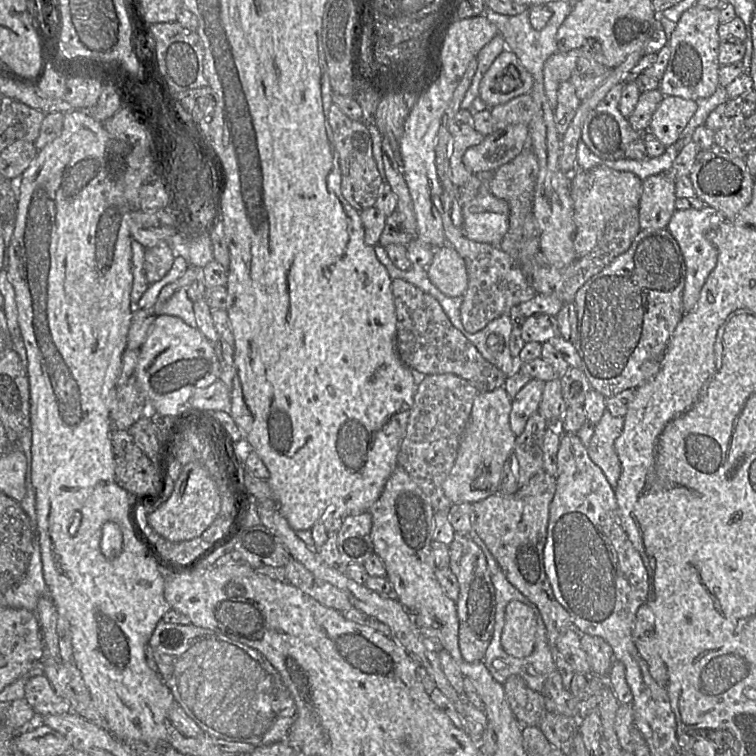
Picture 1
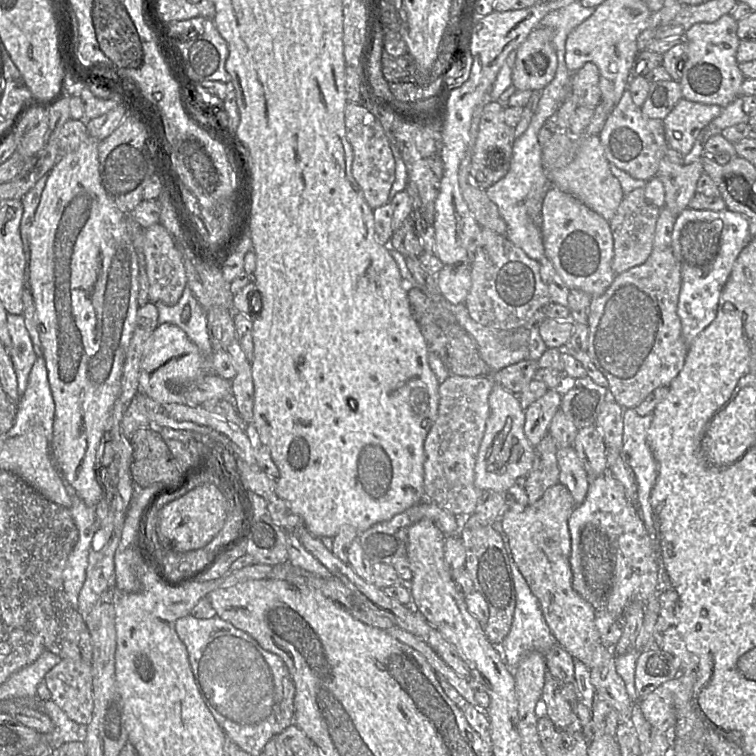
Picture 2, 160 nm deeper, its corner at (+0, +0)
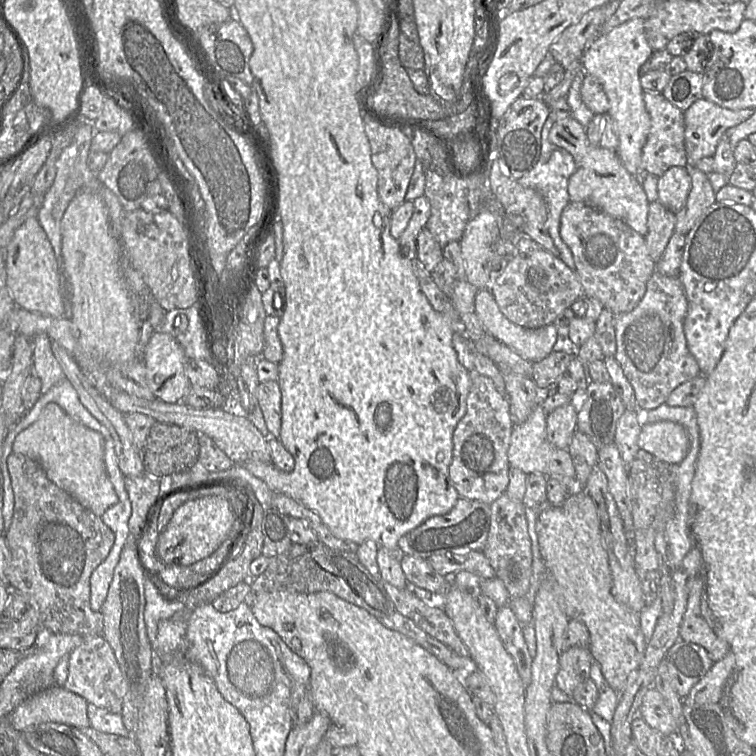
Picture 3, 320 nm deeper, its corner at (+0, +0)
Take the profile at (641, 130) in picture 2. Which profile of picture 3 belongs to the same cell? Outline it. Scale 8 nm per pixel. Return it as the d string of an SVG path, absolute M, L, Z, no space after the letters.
M644 91L643 99L650 115L651 126L642 149L642 167L646 174L659 178L671 167L687 166L684 114L682 110L667 100L662 93Z

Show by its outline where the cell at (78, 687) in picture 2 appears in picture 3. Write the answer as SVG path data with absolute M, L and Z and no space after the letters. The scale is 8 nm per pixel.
M102 635L84 636L80 646L69 656L67 678L62 687L83 697L88 704L120 713L128 684L117 663L115 654Z

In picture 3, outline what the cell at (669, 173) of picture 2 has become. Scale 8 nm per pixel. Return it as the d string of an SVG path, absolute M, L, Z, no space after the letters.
M685 166L691 177L691 189L683 208L675 213L675 232L686 235L700 216L716 203L715 193L707 174L695 167Z

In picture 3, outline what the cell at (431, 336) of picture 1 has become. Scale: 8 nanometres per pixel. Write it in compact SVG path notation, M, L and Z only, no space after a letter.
M553 351L543 360L533 362L531 379L540 388L553 386L556 389L556 382L568 374L569 363L574 358L576 355L573 353Z

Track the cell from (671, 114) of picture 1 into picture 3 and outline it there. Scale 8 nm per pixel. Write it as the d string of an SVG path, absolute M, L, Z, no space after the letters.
M705 98L695 101L683 112L687 166L694 167L700 159L712 157L723 134L753 113L752 108L732 110Z

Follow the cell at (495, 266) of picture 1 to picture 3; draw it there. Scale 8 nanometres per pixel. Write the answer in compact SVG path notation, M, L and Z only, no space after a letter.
M517 234L514 238L516 239L512 241L512 259L495 281L490 293L493 295L503 315L514 324L530 329L553 324L561 313L584 296L583 286L574 270L569 268L558 257L539 246L528 236Z

